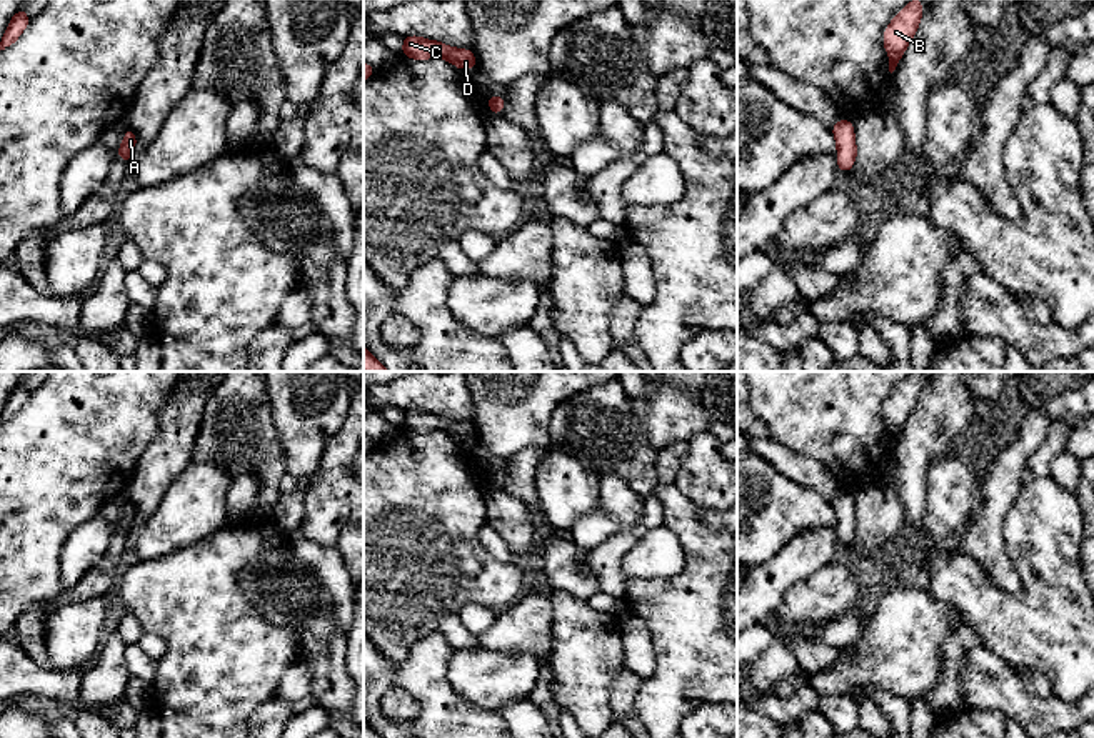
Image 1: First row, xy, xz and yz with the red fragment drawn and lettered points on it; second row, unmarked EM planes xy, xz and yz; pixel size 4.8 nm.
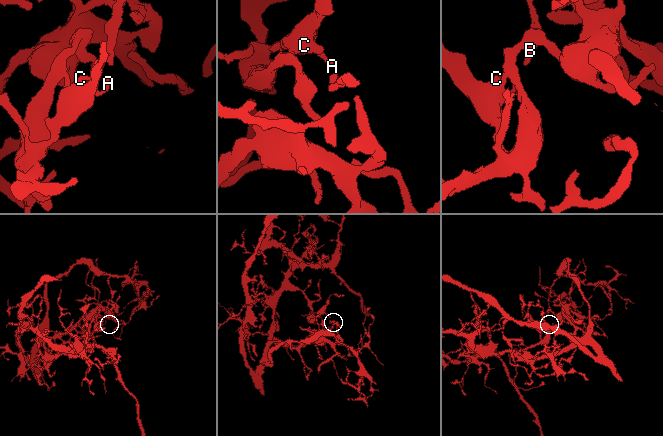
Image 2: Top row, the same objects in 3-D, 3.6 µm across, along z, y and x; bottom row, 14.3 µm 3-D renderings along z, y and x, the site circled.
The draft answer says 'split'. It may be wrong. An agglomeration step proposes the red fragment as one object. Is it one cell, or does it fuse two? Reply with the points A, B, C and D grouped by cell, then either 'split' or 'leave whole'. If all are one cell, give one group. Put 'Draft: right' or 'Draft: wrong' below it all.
groups A B C D; leave whole
Draft: wrong

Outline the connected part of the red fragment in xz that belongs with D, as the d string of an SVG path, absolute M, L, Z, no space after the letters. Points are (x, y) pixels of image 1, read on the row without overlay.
M417 408L404 410L402 425L404 430L412 433L444 431L460 443L472 443L477 438L477 431L469 421L454 421L437 413L427 413Z

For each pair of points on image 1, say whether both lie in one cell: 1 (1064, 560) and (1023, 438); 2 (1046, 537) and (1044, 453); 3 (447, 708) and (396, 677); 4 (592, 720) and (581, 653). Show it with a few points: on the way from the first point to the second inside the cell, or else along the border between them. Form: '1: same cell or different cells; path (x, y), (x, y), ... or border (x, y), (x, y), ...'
1: different cells; border (1023, 485), (1004, 520)
2: different cells; border (1049, 473), (1034, 477)
3: same cell; path (434, 695), (416, 677), (409, 677)
4: same cell; path (589, 703), (582, 690), (582, 670)

